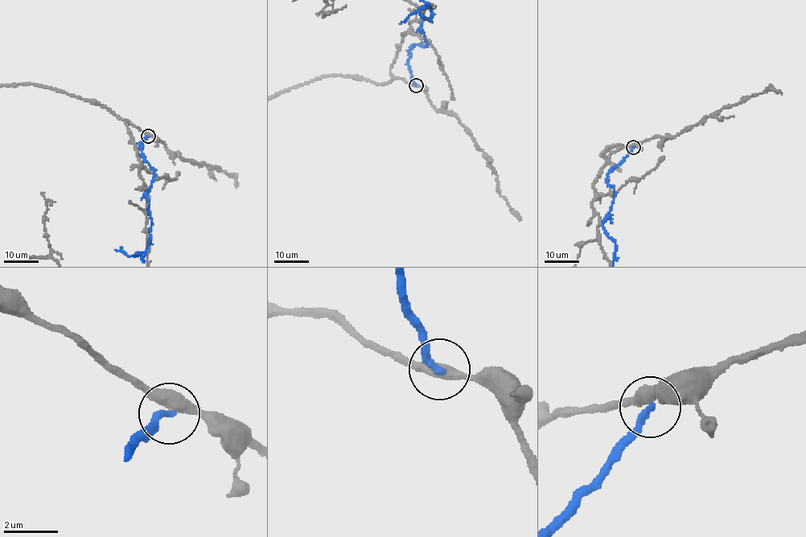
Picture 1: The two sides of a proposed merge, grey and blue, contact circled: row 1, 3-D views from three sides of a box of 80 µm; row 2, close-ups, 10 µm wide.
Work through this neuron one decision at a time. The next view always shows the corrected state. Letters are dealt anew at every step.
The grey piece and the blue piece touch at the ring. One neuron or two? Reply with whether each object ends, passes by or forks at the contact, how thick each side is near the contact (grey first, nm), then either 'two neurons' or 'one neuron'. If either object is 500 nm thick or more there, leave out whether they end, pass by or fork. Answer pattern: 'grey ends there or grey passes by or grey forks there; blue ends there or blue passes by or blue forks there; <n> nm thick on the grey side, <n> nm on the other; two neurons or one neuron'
grey passes by; blue ends there; 420 nm thick on the grey side, 280 nm on the other; two neurons

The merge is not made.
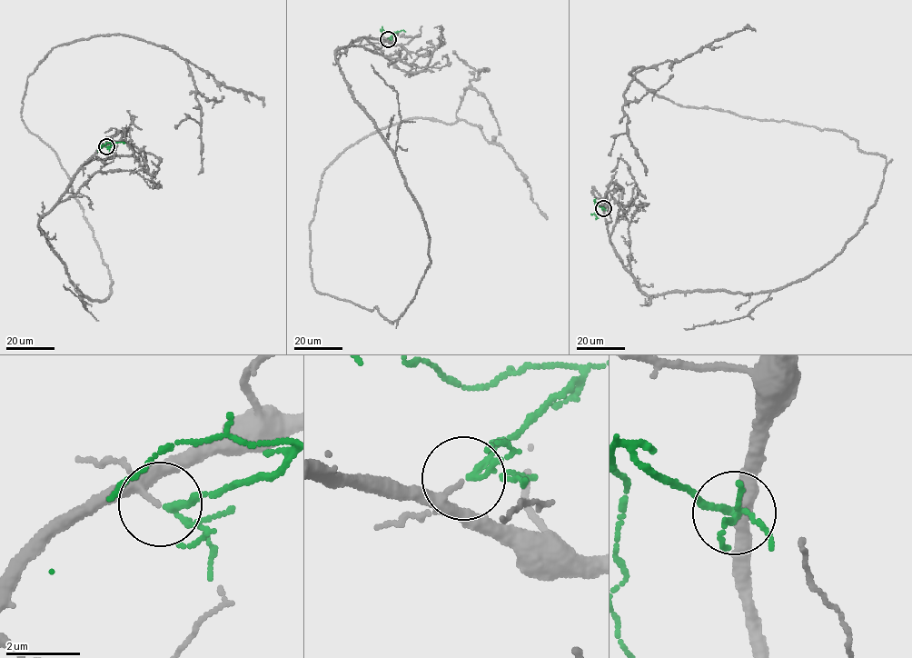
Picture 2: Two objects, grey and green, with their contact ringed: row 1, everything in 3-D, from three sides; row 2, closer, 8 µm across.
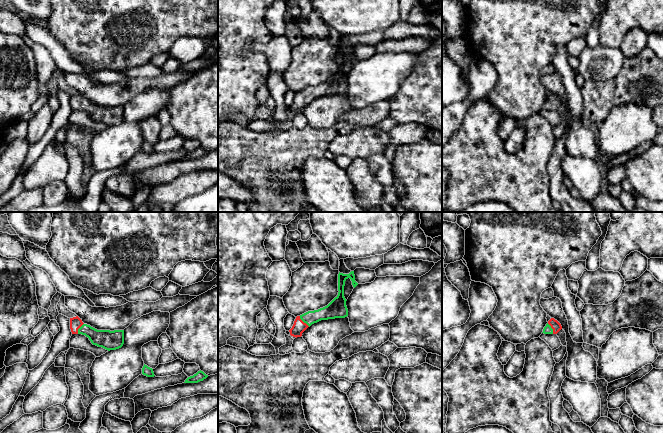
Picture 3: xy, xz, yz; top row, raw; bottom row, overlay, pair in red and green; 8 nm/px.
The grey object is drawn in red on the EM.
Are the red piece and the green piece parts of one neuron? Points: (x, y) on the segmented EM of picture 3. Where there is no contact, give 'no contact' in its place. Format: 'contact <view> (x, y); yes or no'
contact xz (303, 322); yes

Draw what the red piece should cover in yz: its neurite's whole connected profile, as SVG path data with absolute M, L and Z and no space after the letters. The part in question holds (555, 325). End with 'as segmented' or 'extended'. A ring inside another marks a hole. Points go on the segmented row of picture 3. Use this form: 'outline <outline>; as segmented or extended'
outline M551 318L546 326L543 329L544 334L557 334L562 329L561 324L555 320L554 318Z; extended

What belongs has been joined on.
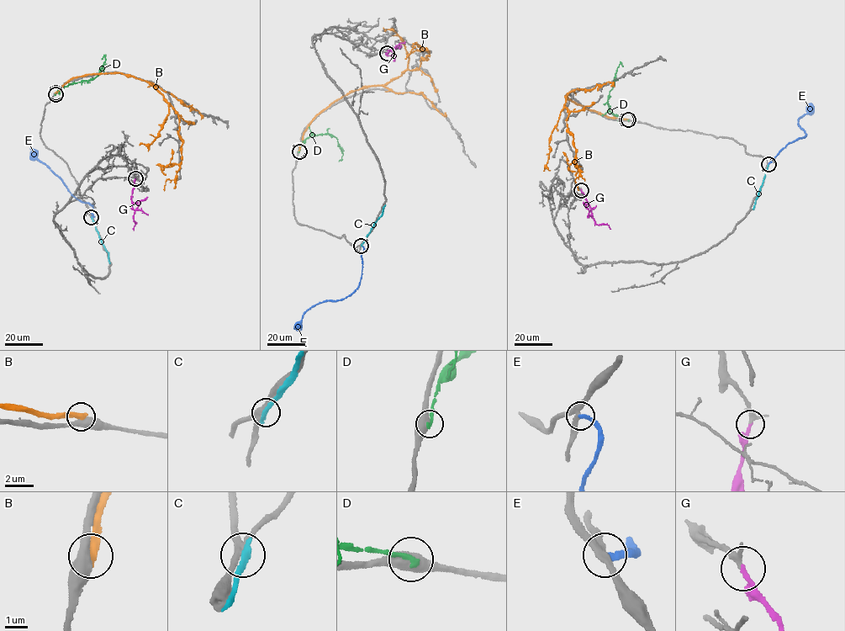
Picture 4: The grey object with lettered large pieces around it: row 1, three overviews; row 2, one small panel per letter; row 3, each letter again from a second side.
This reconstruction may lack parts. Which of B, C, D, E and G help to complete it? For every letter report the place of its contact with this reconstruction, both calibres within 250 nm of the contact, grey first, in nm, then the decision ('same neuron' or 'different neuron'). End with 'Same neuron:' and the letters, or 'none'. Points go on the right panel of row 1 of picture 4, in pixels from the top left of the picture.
B: (626, 119) | 460/440 nm | different neuron
C: (768, 165) | 320/400 nm | different neuron
D: (628, 119) | 550/220 nm | different neuron
E: (768, 164) | 280/240 nm | different neuron
G: (581, 190) | 200/240 nm | same neuron
Same neuron: G

